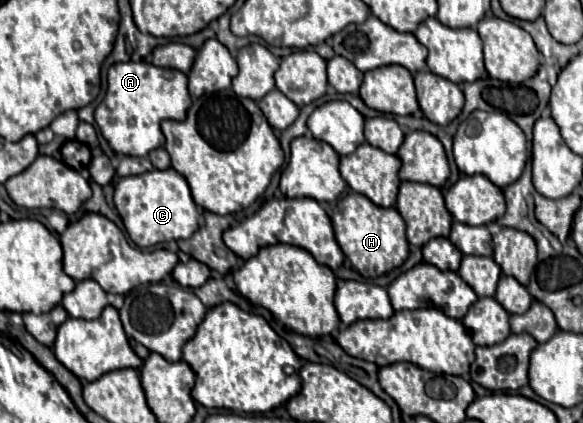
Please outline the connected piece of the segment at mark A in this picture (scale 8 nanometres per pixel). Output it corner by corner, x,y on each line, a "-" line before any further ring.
118,62
108,70
106,98
94,112
96,124
114,152
128,156
146,156
164,144
160,122
166,118
184,120
190,106
188,78
180,70
158,68
150,62

